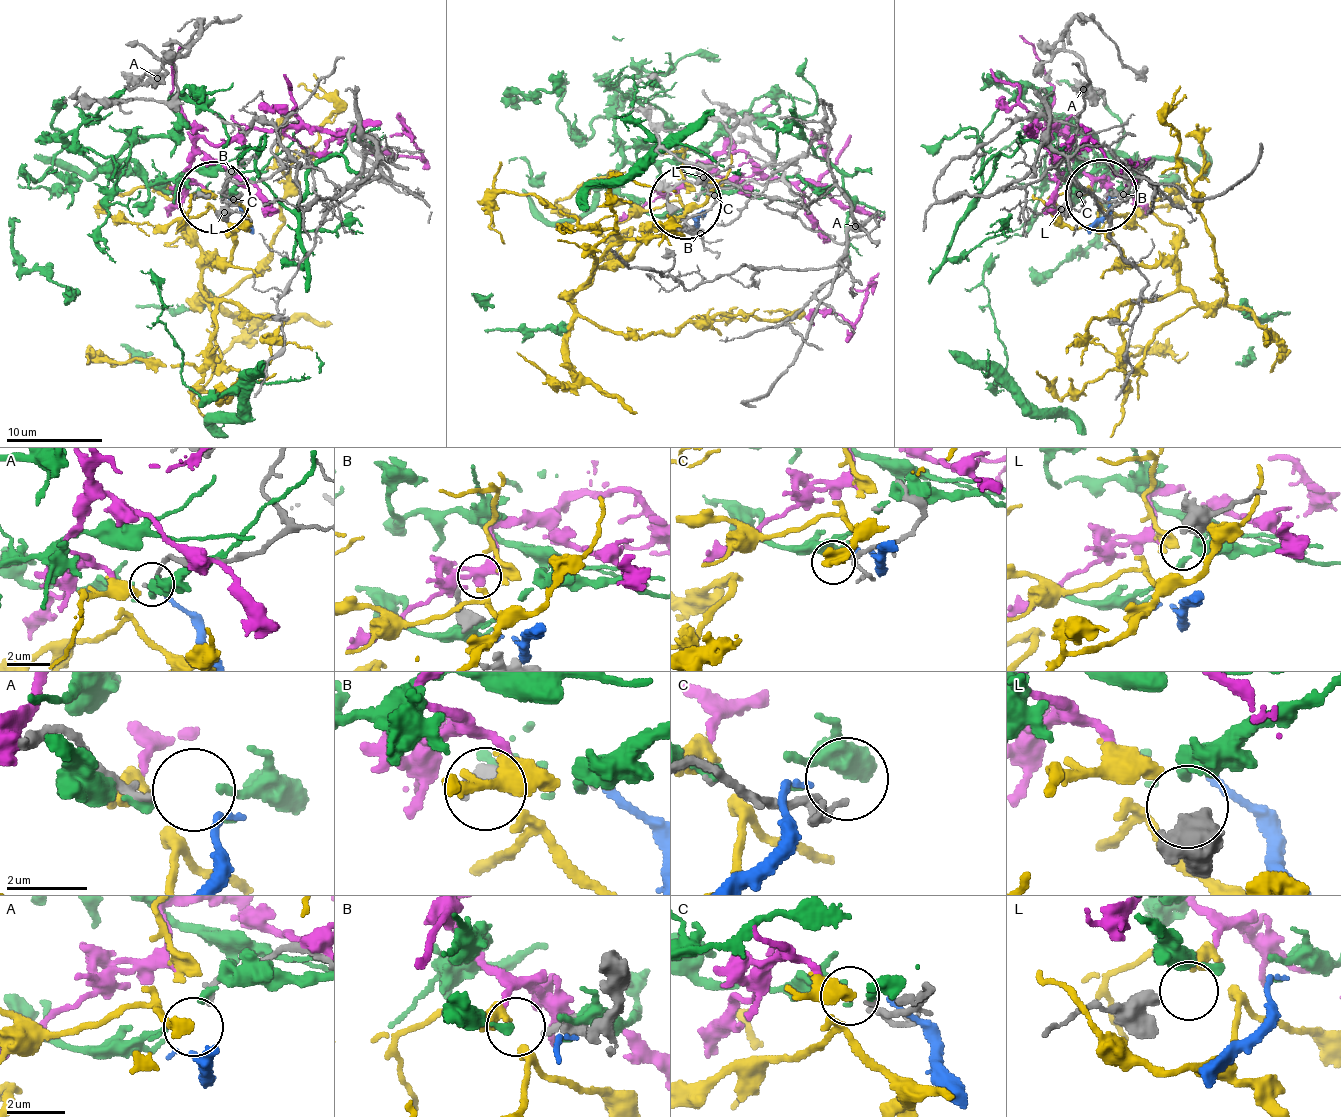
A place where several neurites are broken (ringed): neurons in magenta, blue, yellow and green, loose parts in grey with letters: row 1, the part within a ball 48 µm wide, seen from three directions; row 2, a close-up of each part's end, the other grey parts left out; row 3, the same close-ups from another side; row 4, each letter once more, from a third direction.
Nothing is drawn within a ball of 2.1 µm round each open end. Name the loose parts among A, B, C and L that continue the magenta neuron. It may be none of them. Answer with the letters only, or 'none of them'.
none of them

